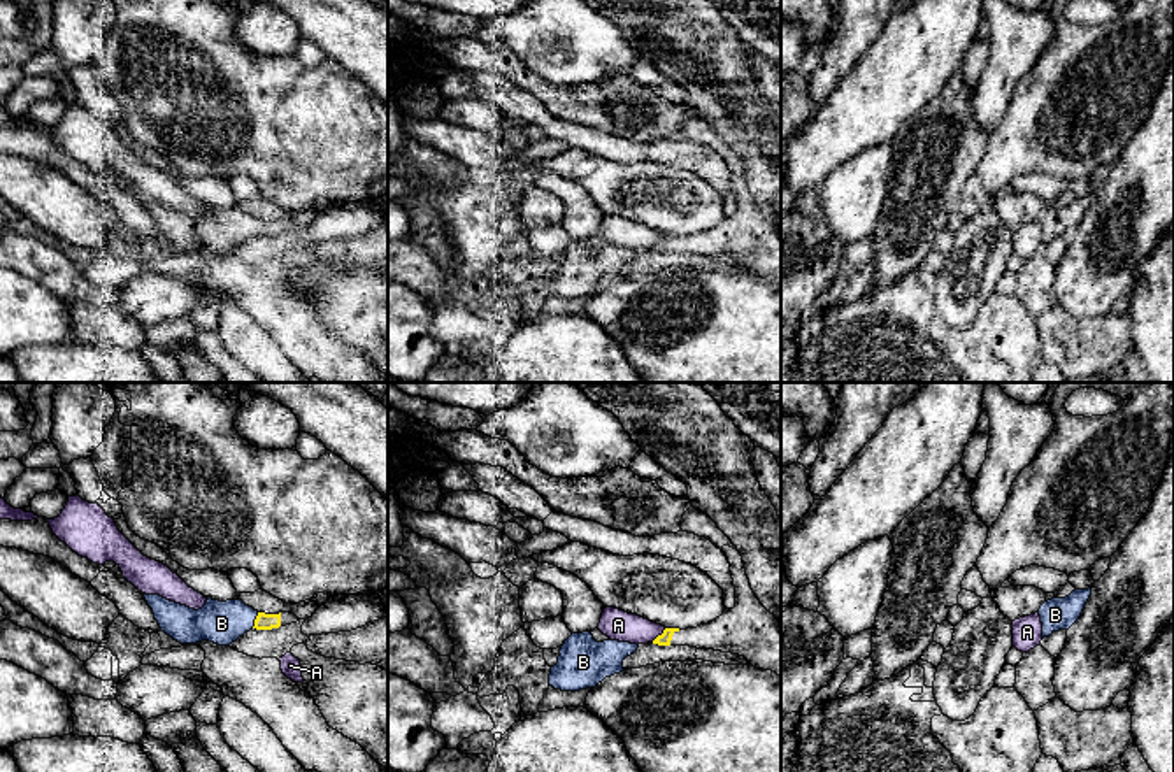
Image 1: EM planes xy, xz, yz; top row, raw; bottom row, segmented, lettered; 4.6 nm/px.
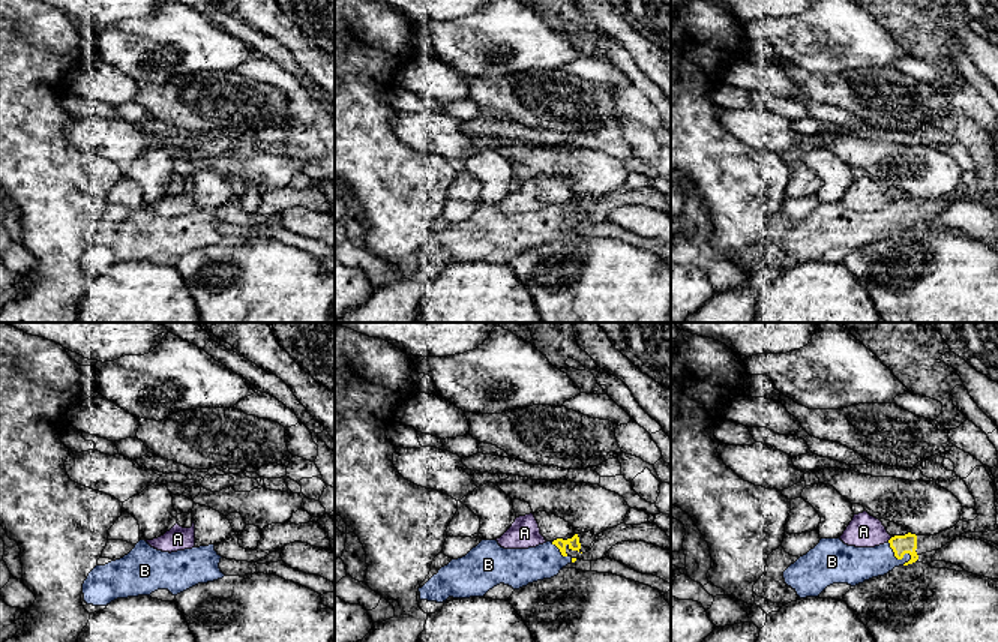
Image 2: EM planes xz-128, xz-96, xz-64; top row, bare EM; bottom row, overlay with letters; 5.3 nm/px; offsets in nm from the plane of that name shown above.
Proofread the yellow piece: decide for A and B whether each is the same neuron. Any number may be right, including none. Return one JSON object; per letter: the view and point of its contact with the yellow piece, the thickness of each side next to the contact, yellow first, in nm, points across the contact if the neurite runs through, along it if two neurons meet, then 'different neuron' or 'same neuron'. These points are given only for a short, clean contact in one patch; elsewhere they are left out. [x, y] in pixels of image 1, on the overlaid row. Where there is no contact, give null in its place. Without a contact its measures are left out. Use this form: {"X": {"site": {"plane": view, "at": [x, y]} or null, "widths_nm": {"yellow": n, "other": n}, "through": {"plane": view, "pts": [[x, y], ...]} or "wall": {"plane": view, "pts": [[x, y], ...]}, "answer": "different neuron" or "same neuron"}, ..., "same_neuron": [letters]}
{"A": {"site": {"plane": "xz", "at": [658, 636]}, "widths_nm": {"yellow": 60, "other": 140}, "wall": {"plane": "xz", "pts": [[665, 629], [651, 641]]}, "answer": "different neuron"}, "B": {"site": {"plane": "xy", "at": [255, 620]}, "widths_nm": {"yellow": 80, "other": 190}, "through": {"plane": "xy", "pts": [[264, 621], [255, 620], [229, 620], [221, 623]]}, "answer": "same neuron"}, "same_neuron": ["B"]}

